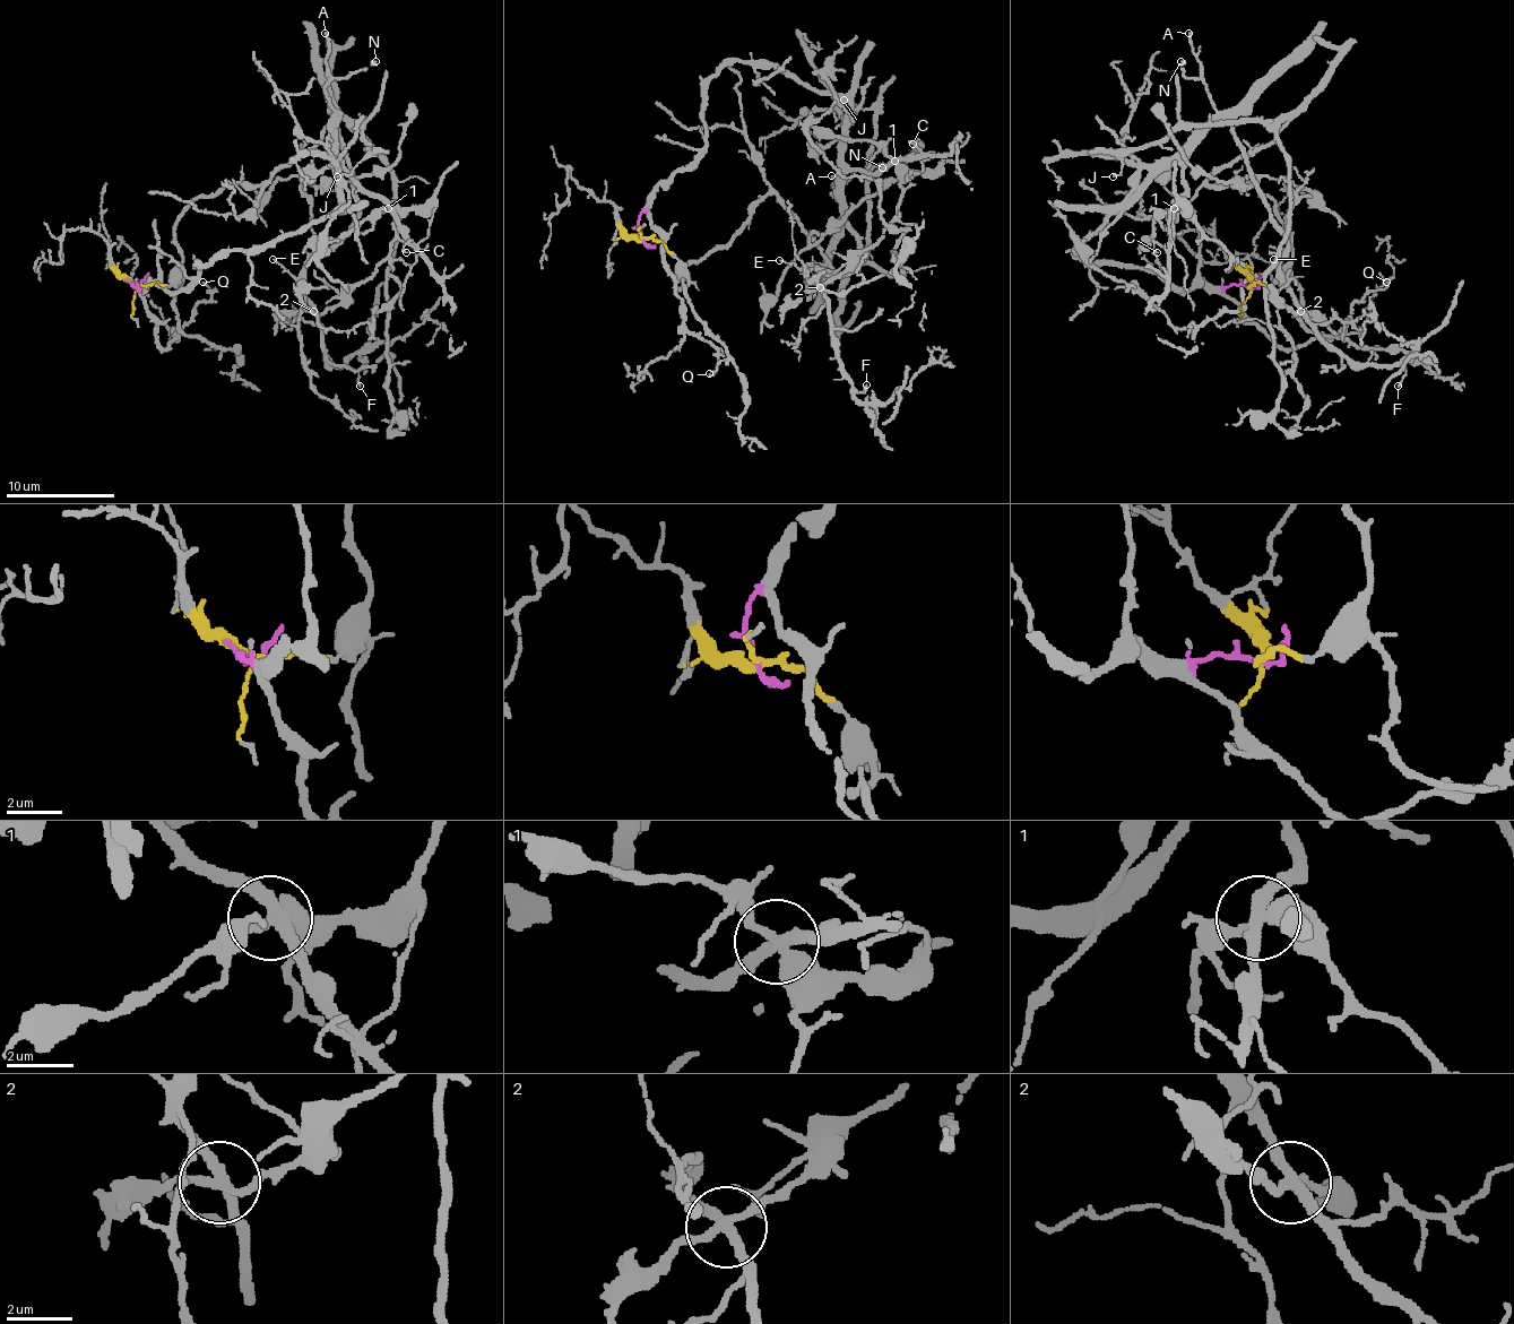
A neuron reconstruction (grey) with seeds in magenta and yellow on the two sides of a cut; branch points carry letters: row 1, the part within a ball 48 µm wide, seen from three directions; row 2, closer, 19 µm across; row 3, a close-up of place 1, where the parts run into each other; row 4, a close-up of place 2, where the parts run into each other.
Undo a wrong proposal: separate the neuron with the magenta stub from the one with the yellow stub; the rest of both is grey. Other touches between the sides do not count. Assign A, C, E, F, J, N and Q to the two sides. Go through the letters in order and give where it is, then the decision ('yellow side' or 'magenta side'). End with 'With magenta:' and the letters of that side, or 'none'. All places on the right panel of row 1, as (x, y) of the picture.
A: at (1188, 33); magenta side
C: at (1157, 252); magenta side
E: at (1273, 259); magenta side
F: at (1398, 386); magenta side
J: at (1113, 176); yellow side
N: at (1181, 61); magenta side
Q: at (1386, 282); magenta side
With magenta: A, C, E, F, N, Q

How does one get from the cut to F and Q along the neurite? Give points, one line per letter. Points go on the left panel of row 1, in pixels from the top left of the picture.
F: (136, 286), (179, 292), (322, 222), (336, 121), (357, 222), (301, 286), (361, 387)
Q: (136, 286), (132, 284), (154, 317), (154, 338), (165, 348), (195, 309), (212, 297), (212, 290), (204, 282)

